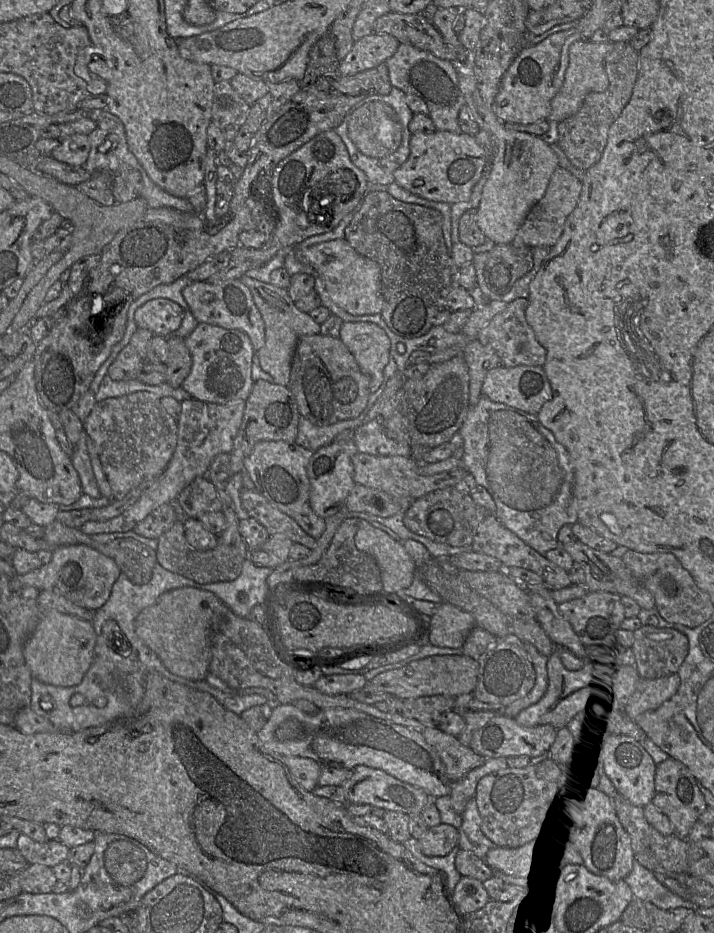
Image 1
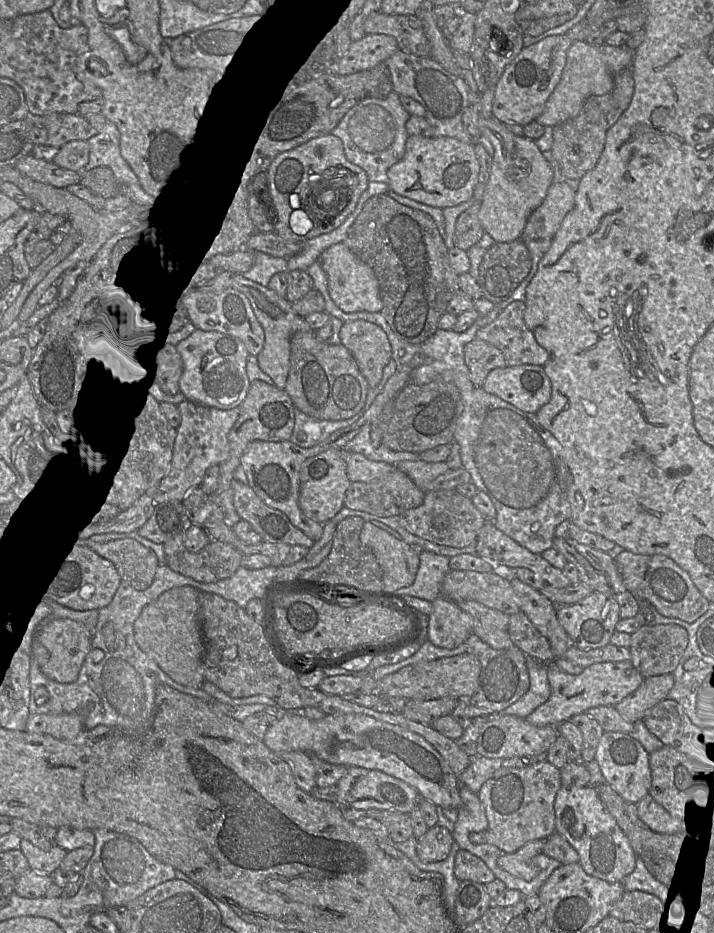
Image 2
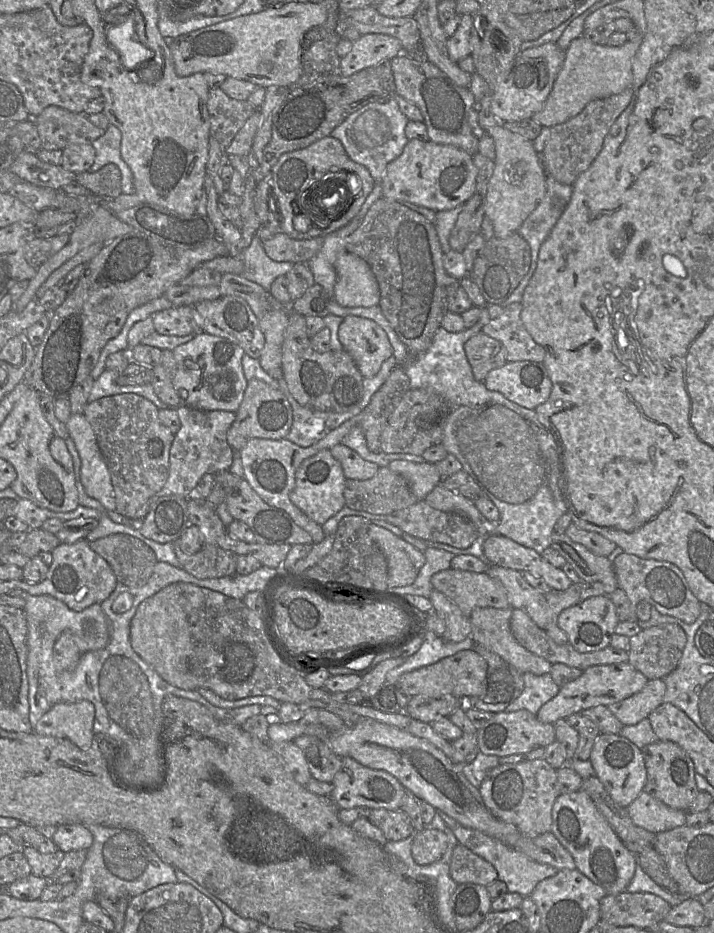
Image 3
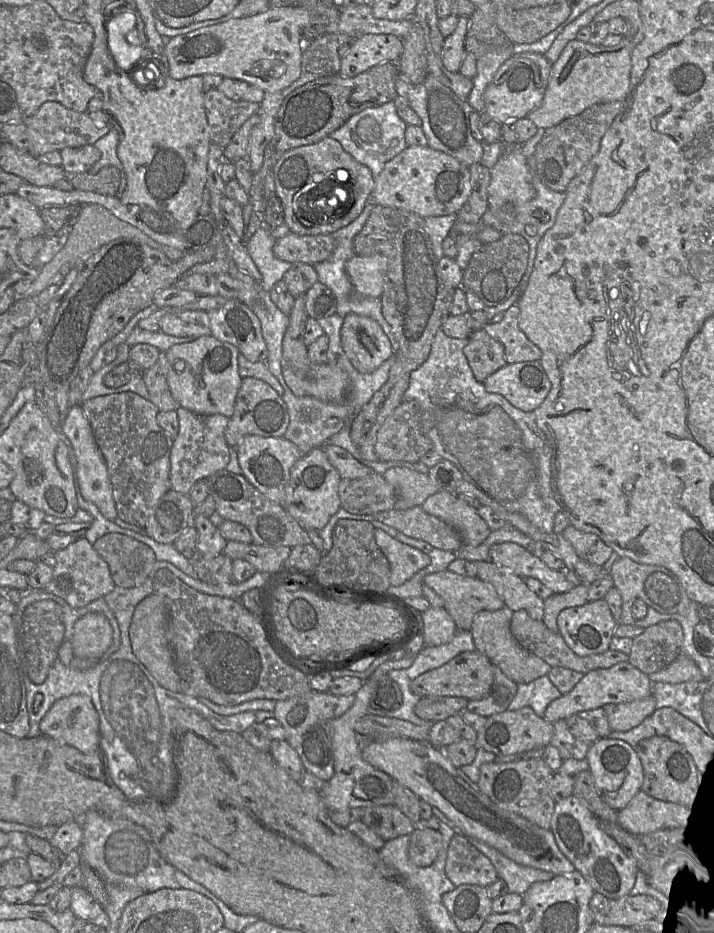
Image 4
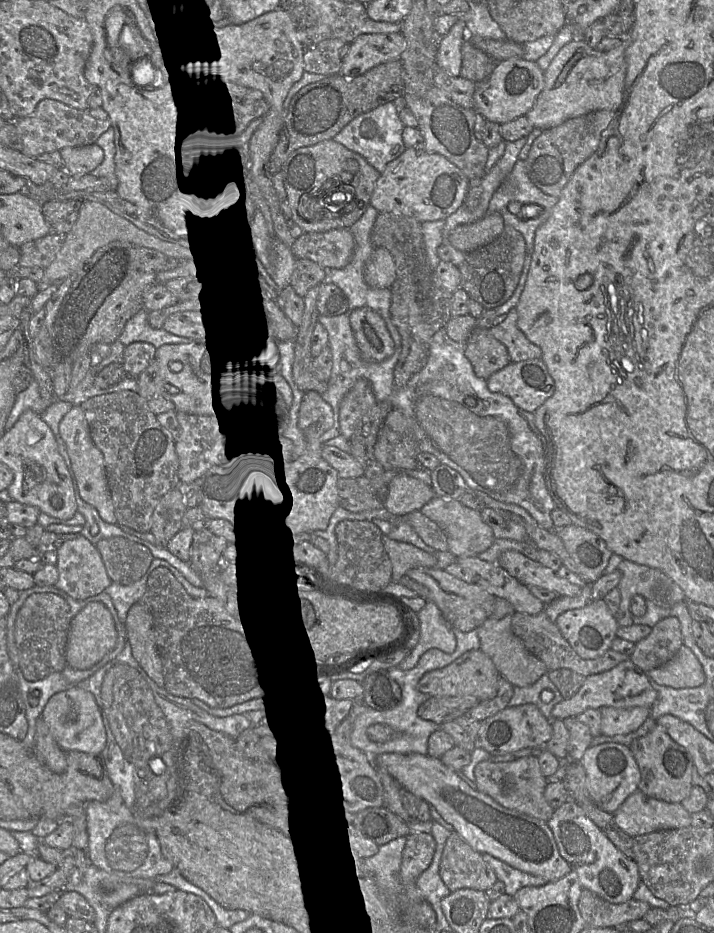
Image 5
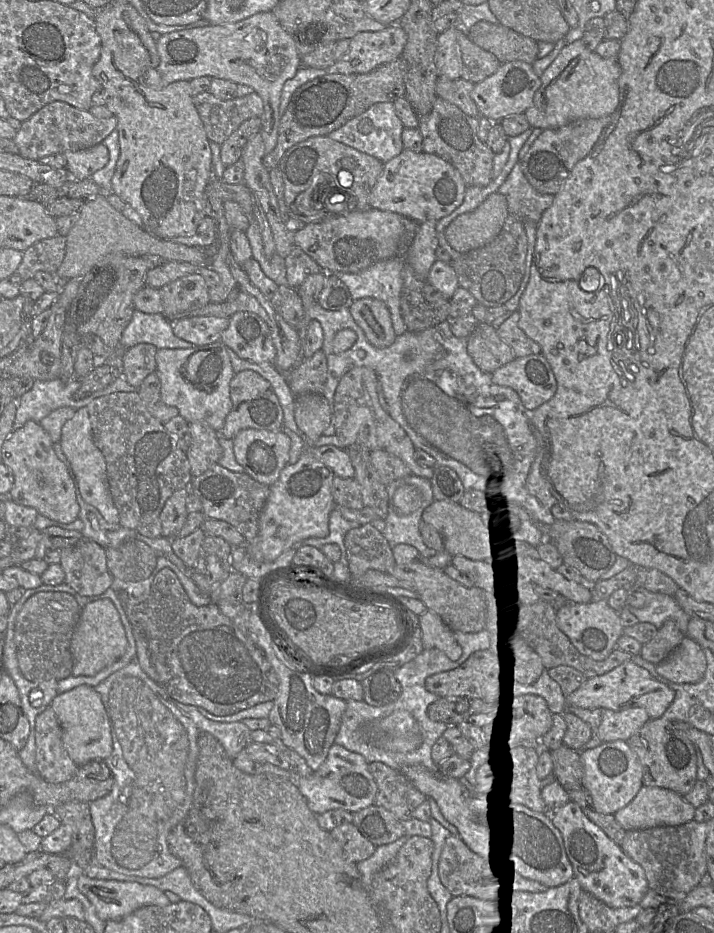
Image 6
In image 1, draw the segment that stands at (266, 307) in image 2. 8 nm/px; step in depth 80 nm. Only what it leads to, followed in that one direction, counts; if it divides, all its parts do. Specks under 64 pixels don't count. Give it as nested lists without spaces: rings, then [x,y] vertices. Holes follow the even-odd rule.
[[[245,274],[240,280],[249,288],[265,325],[265,343],[256,351],[260,367],[273,378],[275,384],[287,386],[292,359],[299,339],[305,335],[319,334],[320,325],[308,313],[297,309],[287,289],[255,280]]]

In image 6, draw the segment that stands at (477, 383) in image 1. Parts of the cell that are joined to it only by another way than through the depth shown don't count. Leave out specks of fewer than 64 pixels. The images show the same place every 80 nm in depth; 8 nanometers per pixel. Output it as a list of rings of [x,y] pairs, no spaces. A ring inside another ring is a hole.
[[[478,323],[467,338],[467,352],[484,372],[492,374],[516,357],[491,324]]]

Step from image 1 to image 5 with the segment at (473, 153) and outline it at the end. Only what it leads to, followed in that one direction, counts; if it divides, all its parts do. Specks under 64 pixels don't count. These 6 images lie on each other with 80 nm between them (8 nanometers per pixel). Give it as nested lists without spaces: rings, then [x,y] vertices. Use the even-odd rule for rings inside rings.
[[[406,148],[399,157],[389,162],[384,171],[380,173],[370,199],[370,205],[379,213],[392,212],[403,214],[421,223],[446,220],[448,216],[463,205],[469,189],[469,182],[465,174],[443,155],[426,150]]]

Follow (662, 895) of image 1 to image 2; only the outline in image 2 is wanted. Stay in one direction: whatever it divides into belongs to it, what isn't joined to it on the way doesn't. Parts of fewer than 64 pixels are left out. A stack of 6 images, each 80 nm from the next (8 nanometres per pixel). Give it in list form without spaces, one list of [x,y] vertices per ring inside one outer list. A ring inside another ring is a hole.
[[[636,858],[635,869],[623,879],[622,883],[626,892],[642,891],[656,896],[660,901],[673,907],[694,907],[672,895],[663,884],[650,874],[643,861],[638,858]]]

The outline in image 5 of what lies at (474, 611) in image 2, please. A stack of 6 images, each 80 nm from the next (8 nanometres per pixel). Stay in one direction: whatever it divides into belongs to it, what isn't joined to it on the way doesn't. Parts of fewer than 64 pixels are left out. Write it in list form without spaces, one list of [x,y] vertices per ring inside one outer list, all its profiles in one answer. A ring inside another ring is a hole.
[[[512,615],[502,619],[489,617],[477,629],[480,640],[480,650],[491,658],[499,674],[514,687],[528,687],[547,674],[546,665],[532,655],[522,641],[514,635],[511,629]]]

